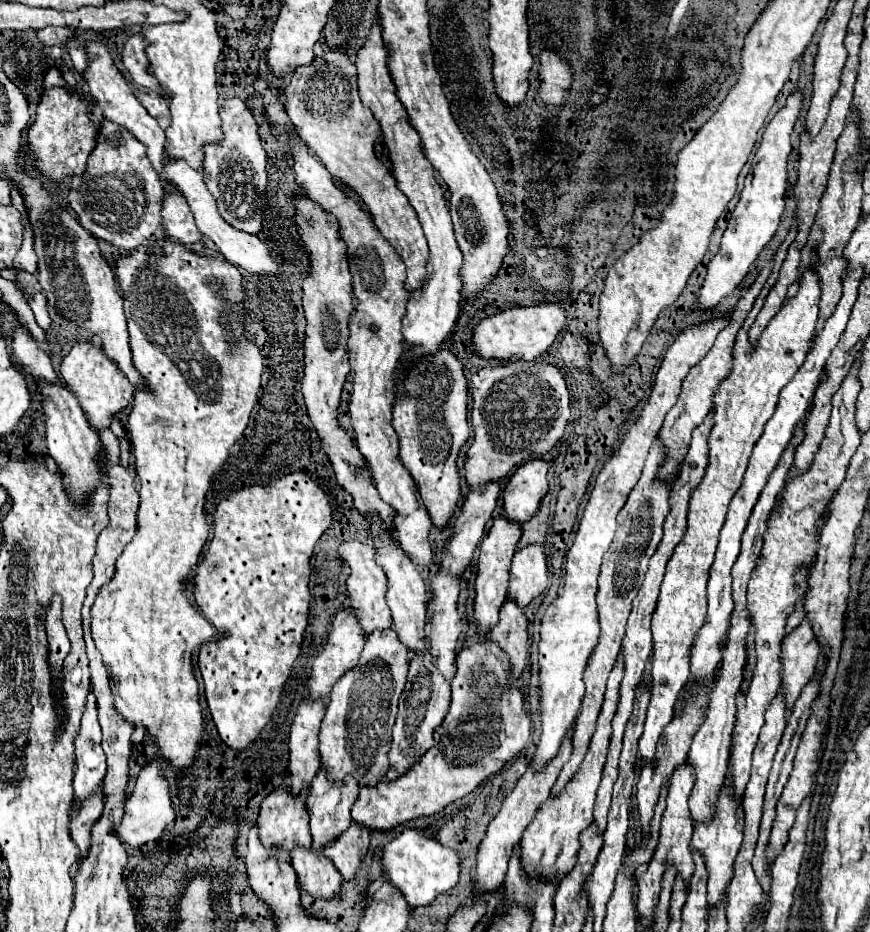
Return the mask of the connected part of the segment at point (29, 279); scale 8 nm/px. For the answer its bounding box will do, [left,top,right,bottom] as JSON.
[15,270,42,301]

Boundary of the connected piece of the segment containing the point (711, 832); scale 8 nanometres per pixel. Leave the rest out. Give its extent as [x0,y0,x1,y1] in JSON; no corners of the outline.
[690,790,744,912]

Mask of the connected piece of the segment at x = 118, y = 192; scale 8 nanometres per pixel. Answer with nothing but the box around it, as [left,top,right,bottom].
[68,120,164,250]

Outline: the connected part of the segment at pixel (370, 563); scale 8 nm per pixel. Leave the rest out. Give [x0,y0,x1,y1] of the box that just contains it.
[338,540,392,634]

